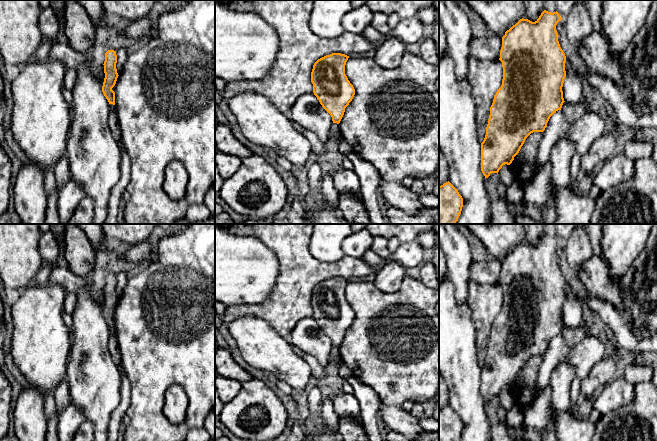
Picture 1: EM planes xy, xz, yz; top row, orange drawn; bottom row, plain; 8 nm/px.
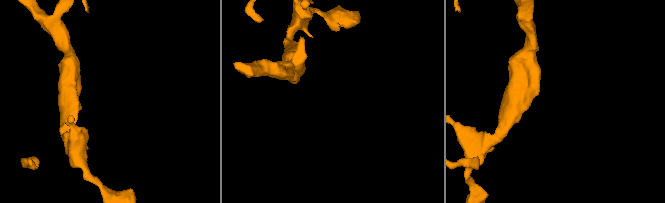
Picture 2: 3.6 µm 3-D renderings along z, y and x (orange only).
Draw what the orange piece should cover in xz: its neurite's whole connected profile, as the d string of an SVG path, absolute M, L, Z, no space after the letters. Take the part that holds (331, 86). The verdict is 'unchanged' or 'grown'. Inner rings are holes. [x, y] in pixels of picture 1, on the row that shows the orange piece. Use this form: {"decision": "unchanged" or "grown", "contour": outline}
{"decision": "unchanged", "contour": "M341 53L326 55L314 63L311 72L313 93L337 124L355 95L355 89L345 74L348 58Z"}

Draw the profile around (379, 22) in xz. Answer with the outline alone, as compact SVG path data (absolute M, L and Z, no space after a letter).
M376 12L374 13L372 22L370 26L376 29L381 34L387 34L391 28L387 24L388 15L383 12Z

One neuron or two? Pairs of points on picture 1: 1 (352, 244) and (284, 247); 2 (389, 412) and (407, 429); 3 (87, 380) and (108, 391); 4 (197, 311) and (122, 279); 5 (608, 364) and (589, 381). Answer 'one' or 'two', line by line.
1: two
2: one
3: one
4: two
5: one

